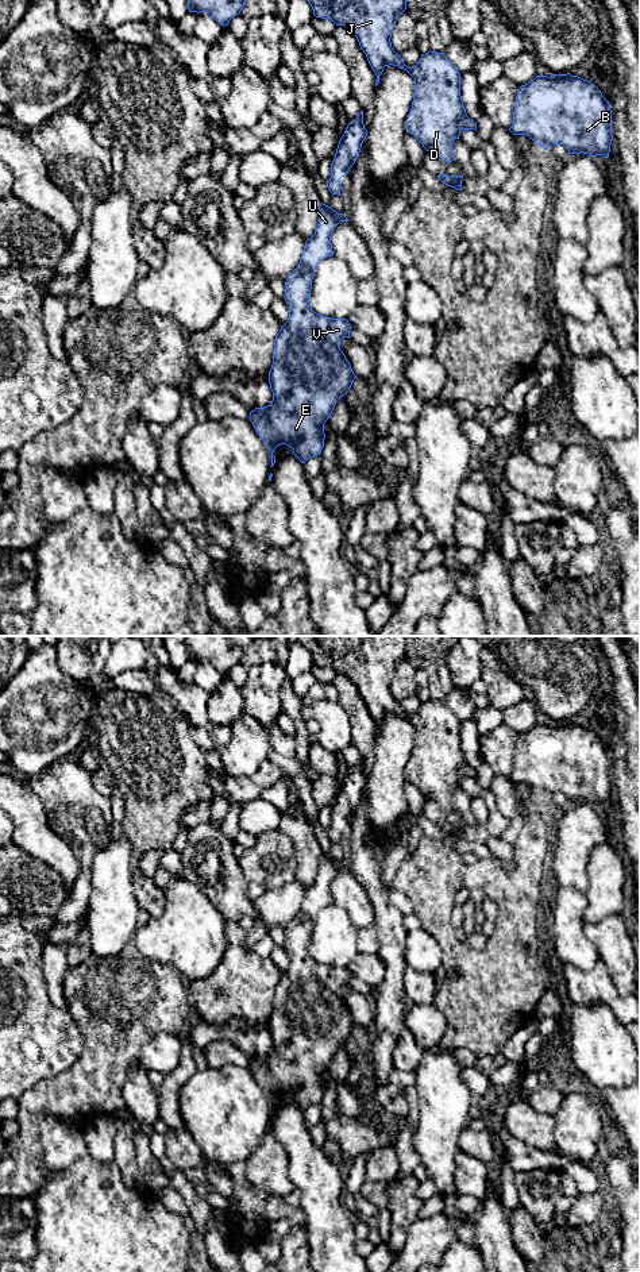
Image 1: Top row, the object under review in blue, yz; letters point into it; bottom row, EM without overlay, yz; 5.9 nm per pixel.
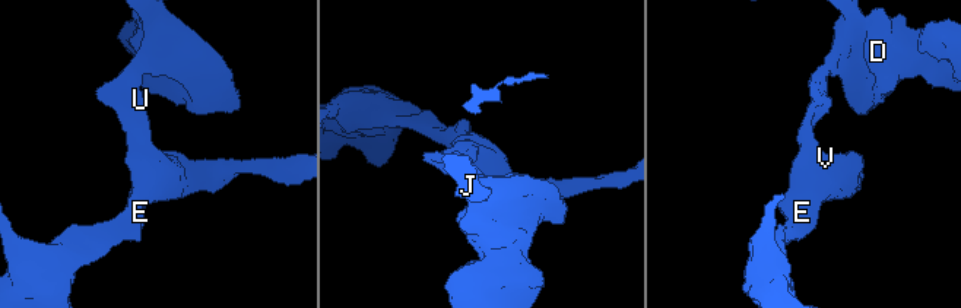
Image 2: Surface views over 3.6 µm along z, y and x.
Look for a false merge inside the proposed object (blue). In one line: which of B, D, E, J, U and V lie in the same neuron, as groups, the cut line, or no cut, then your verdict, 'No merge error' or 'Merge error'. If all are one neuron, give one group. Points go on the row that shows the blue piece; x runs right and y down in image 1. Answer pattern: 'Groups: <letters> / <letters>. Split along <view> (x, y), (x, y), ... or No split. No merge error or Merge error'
Groups: B D E J U V. No split. No merge error

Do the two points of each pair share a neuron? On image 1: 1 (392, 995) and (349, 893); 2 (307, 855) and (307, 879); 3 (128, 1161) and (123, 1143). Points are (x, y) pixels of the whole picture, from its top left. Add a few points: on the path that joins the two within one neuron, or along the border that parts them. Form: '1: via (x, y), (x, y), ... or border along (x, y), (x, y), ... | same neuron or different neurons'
1: border along (366, 894), (373, 909), (374, 925) | different neurons
2: via (307, 860), (307, 874) | same neuron
3: via (126, 1157), (124, 1147) | same neuron

